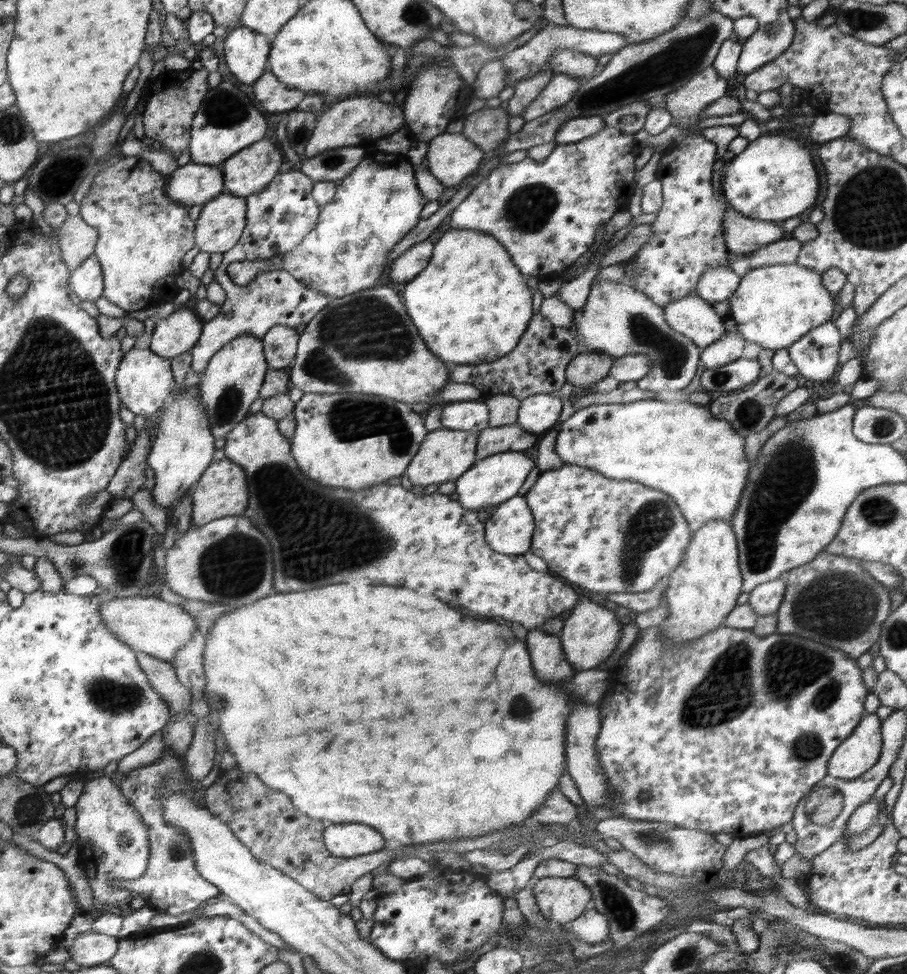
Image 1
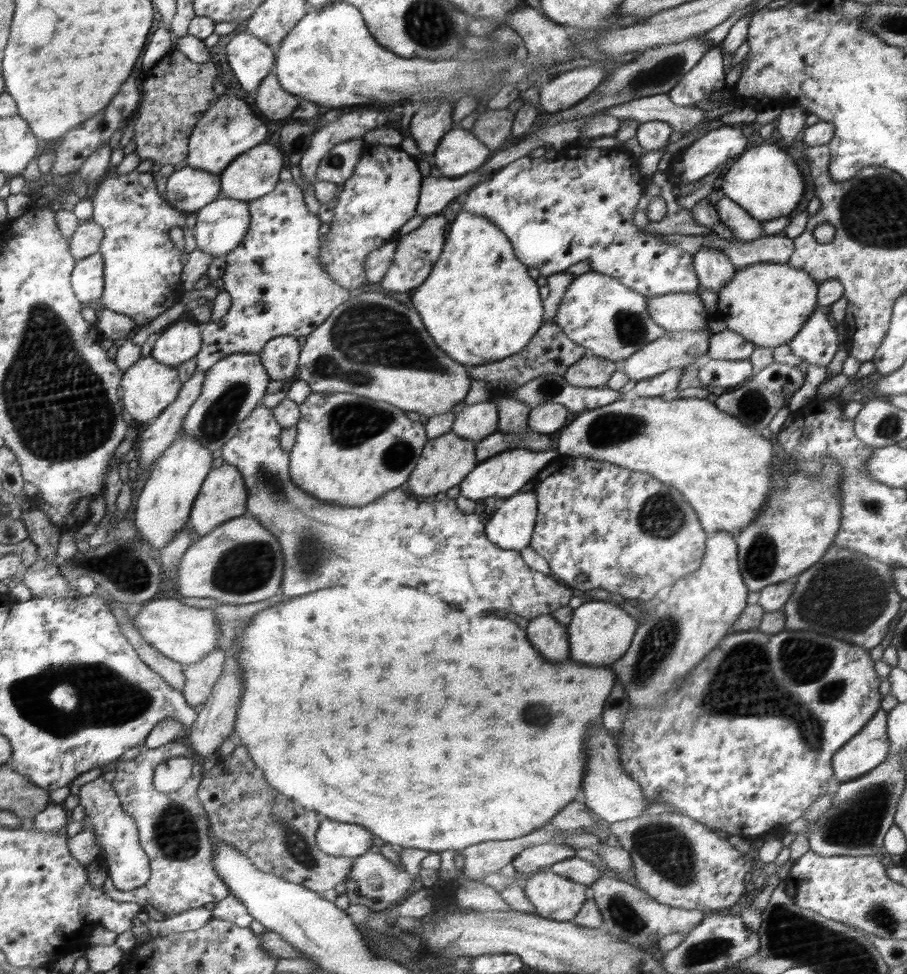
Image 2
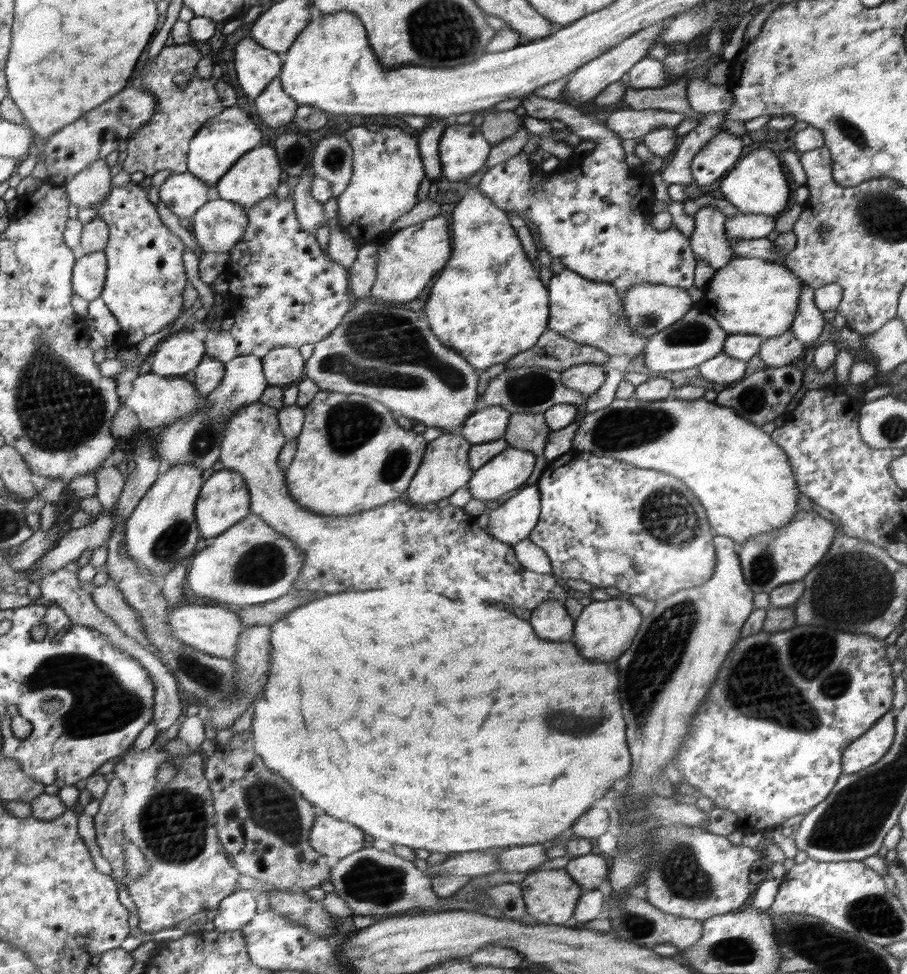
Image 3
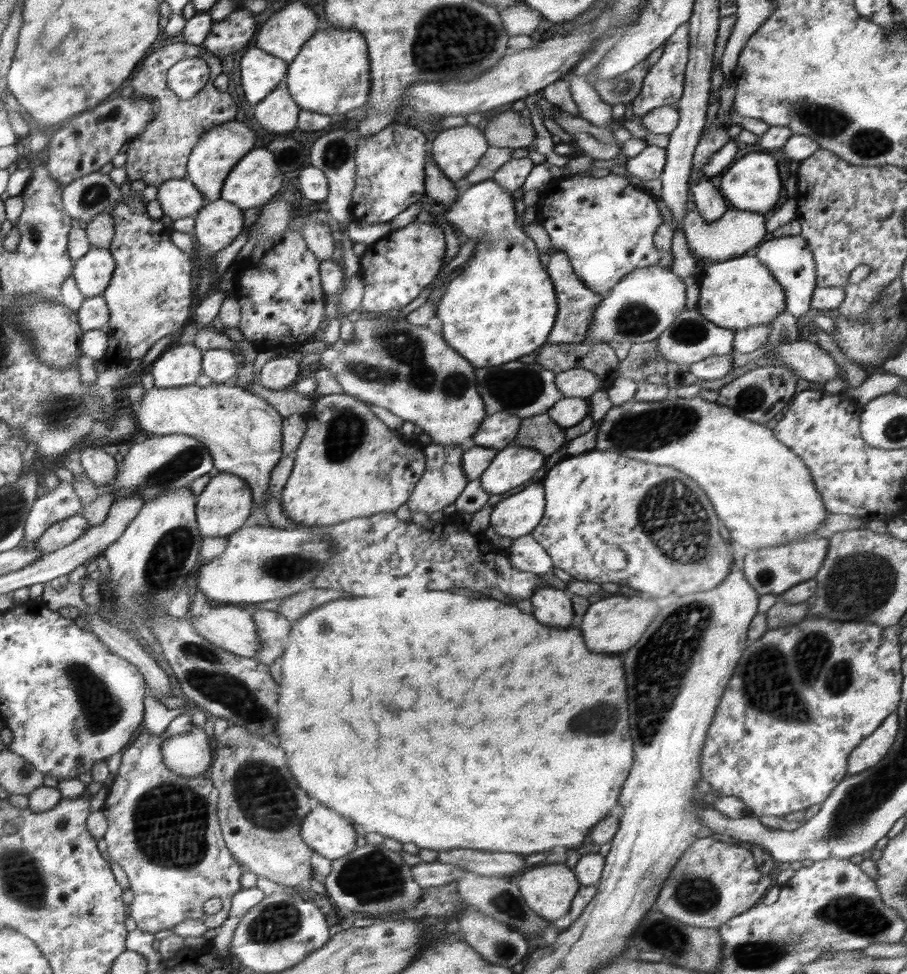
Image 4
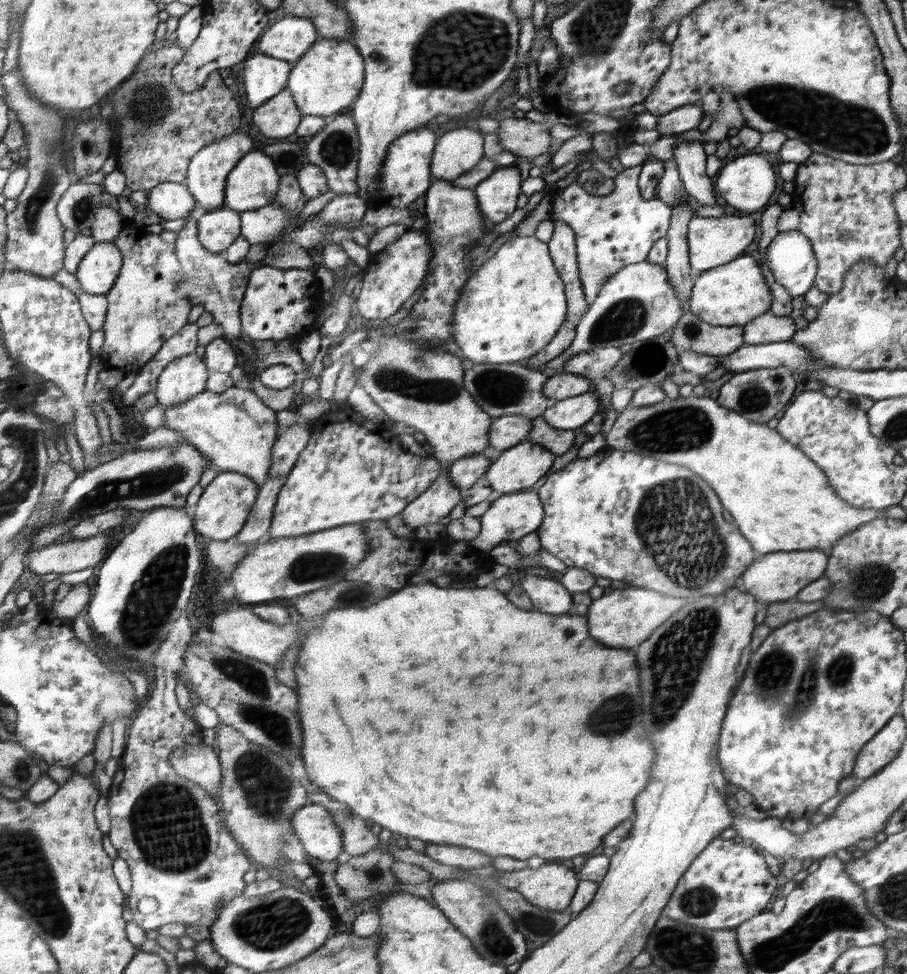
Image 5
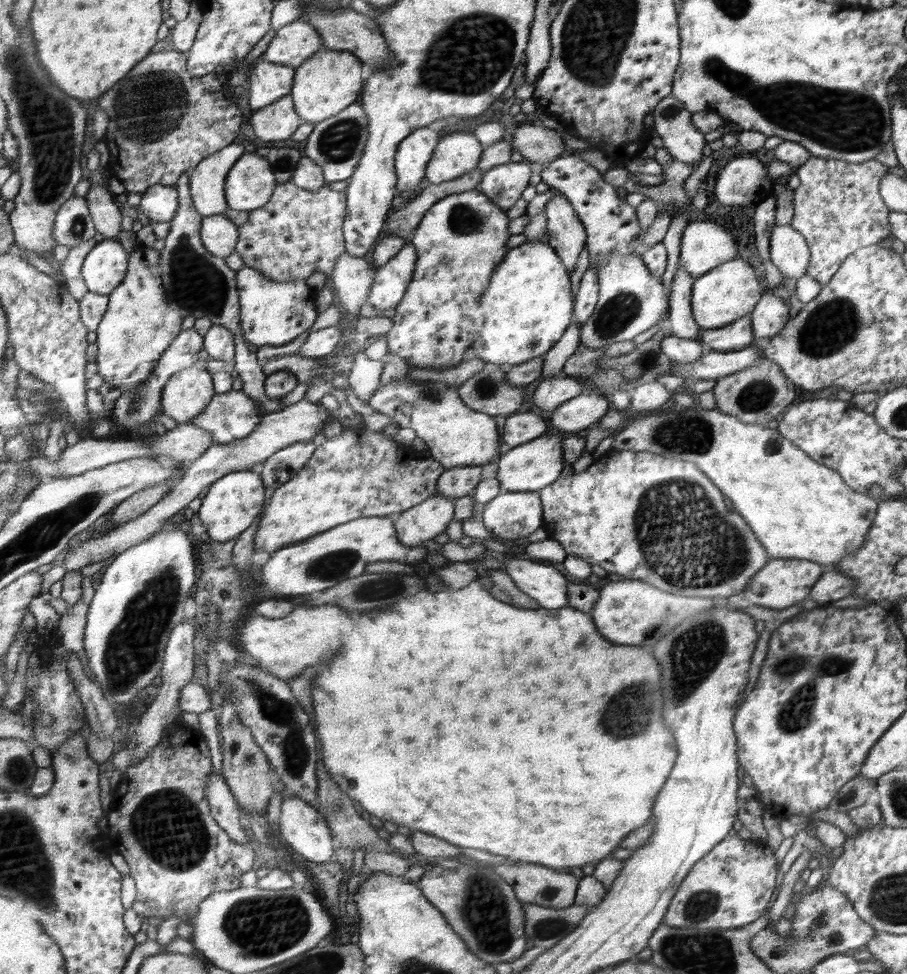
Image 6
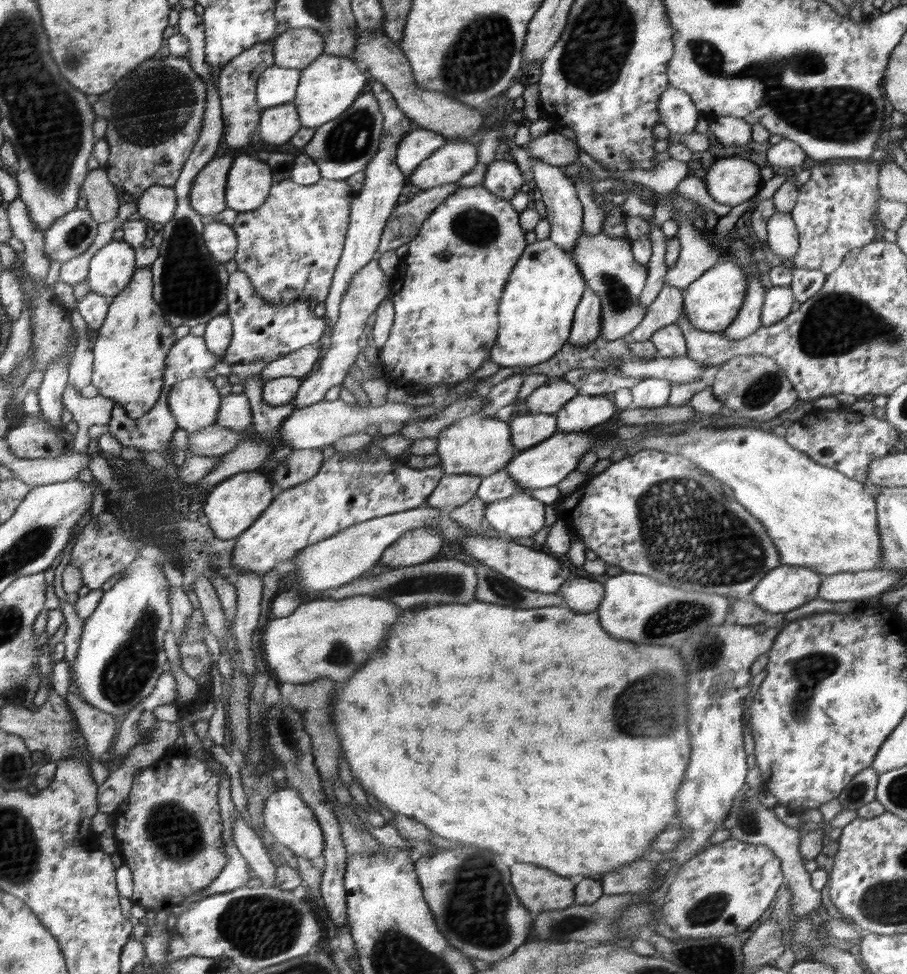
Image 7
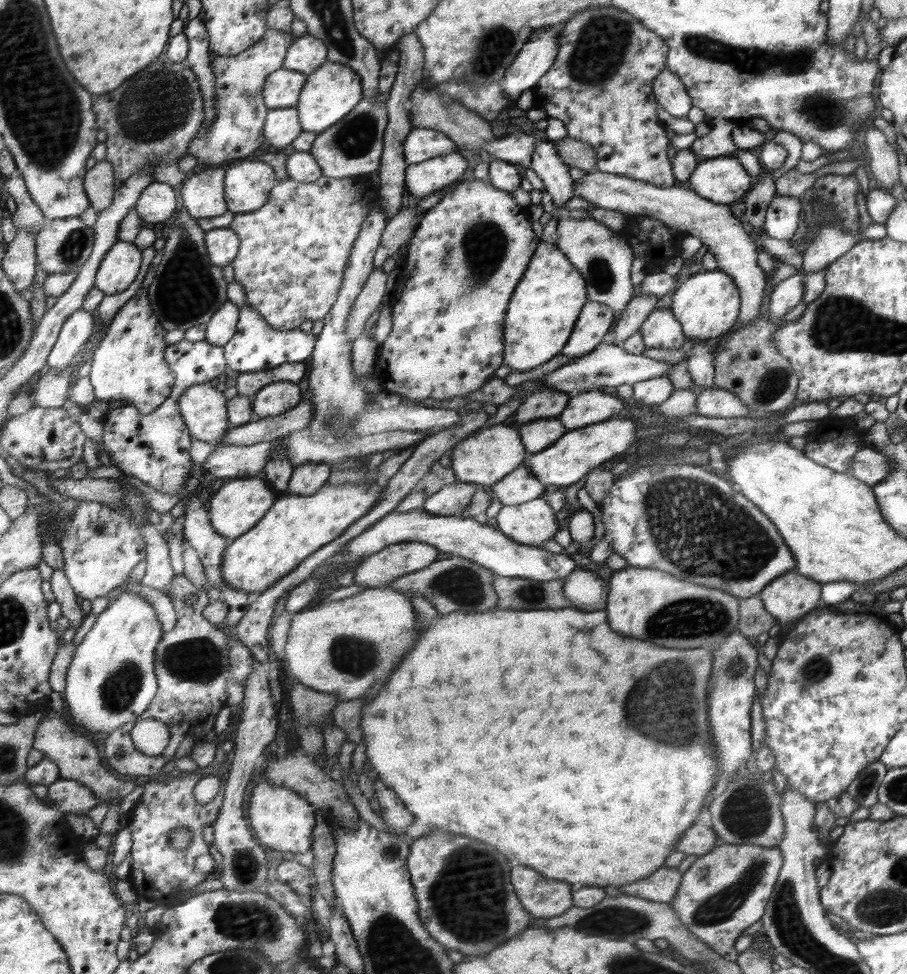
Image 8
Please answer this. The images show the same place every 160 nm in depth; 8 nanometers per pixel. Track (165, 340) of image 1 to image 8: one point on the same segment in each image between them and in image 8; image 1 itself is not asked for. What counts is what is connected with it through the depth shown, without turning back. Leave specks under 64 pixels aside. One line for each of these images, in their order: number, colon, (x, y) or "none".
2: (180, 342)
3: (182, 353)
4: (182, 365)
5: (187, 377)
6: (190, 392)
7: (196, 403)
8: (206, 409)

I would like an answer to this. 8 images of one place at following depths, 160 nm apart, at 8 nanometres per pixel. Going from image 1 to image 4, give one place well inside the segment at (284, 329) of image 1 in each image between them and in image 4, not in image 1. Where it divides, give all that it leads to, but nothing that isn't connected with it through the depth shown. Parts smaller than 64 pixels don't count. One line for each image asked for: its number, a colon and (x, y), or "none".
2: (280, 356)
3: (282, 365)
4: (277, 373)

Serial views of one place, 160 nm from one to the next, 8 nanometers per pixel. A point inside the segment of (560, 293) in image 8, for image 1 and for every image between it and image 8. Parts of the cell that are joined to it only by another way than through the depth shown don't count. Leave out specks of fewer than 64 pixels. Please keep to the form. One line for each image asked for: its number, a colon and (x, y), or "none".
1: (473, 304)
2: (480, 302)
3: (489, 302)
4: (505, 308)
5: (517, 303)
6: (525, 321)
7: (535, 321)

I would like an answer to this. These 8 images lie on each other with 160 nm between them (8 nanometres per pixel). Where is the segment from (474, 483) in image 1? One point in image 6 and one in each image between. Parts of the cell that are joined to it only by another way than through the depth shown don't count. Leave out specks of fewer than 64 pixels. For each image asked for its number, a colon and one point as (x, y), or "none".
2: (502, 476)
3: (506, 471)
4: (513, 465)
5: (522, 466)
6: (531, 467)

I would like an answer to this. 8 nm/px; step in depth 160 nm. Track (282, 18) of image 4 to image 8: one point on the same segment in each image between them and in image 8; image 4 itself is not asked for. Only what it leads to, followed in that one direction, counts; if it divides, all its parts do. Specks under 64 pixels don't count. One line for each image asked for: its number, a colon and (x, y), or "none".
5: (288, 39)
6: (293, 44)
7: (297, 49)
8: (307, 53)

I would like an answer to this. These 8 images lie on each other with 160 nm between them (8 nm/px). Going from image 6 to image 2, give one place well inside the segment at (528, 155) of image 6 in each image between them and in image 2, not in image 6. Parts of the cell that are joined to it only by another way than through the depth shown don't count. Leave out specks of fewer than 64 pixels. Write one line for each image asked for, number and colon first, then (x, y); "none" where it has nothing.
2: (492, 127)
3: (497, 126)
4: (509, 129)
5: (523, 137)

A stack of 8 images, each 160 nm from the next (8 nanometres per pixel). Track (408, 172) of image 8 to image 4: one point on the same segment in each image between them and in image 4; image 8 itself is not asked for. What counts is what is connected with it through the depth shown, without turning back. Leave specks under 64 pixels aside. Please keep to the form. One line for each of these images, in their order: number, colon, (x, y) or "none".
4: (456, 151)
5: (457, 152)
6: (457, 154)
7: (453, 161)

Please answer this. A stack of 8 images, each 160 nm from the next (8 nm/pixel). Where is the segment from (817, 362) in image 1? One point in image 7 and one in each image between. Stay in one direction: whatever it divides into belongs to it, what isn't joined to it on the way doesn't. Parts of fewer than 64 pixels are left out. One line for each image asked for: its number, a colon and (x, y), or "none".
2: (816, 342)
3: (808, 322)
4: (789, 259)
5: (790, 256)
6: (789, 252)
7: (782, 236)

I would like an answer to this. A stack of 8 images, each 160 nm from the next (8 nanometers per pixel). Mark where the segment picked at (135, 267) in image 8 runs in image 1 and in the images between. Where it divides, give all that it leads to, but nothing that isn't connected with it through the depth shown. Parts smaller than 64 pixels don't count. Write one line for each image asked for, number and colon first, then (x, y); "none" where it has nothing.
1: (88, 281)
2: (89, 279)
3: (91, 273)
4: (95, 272)
5: (101, 269)
6: (106, 268)
7: (113, 269)

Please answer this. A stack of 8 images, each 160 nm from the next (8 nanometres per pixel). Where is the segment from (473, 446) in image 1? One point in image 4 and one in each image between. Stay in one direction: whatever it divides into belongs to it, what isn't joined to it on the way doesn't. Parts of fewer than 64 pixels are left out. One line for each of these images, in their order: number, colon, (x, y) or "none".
2: (448, 459)
3: (447, 469)
4: (446, 480)

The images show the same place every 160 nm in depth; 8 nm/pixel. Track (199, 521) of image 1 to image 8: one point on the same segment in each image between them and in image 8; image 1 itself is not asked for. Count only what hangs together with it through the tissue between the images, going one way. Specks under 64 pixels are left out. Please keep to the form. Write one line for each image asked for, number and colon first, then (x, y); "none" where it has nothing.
2: (223, 498)
3: (224, 503)
4: (224, 506)
5: (225, 505)
6: (233, 503)
7: (234, 506)
8: (240, 505)

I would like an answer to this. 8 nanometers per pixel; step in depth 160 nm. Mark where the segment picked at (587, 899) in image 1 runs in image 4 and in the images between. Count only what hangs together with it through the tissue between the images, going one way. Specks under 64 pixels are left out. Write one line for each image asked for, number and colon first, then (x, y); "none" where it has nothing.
2: (554, 896)
3: (551, 896)
4: (548, 890)

